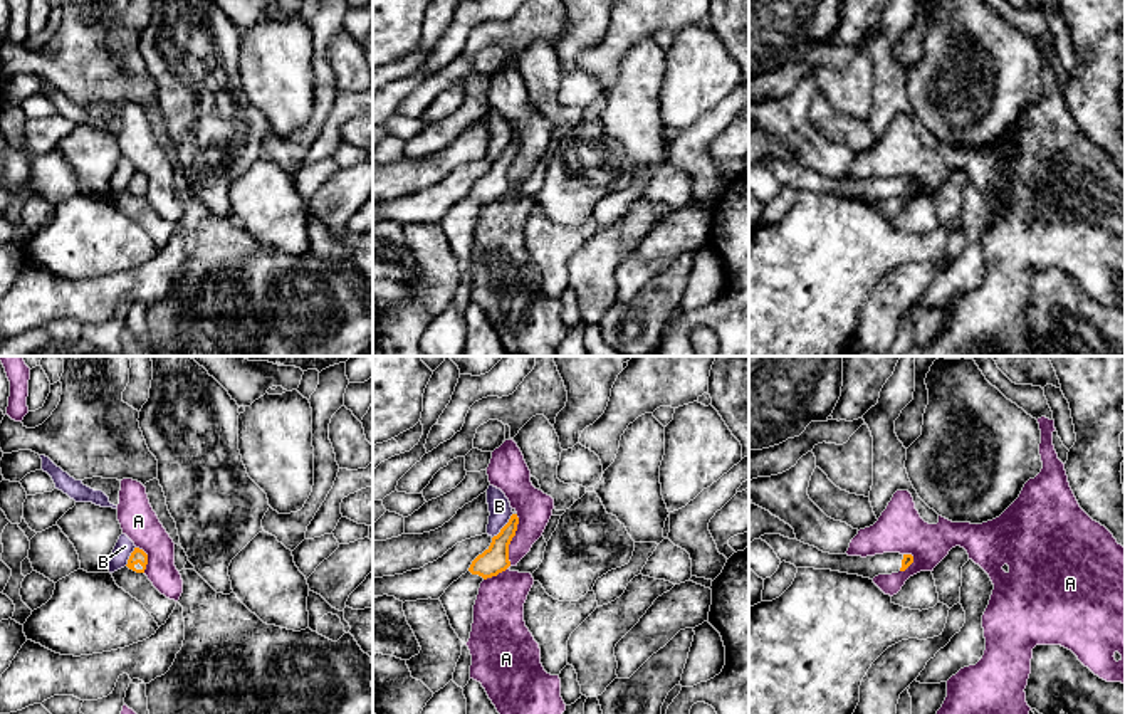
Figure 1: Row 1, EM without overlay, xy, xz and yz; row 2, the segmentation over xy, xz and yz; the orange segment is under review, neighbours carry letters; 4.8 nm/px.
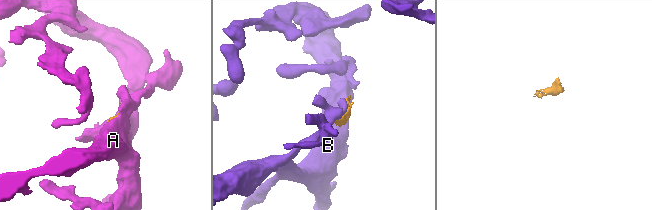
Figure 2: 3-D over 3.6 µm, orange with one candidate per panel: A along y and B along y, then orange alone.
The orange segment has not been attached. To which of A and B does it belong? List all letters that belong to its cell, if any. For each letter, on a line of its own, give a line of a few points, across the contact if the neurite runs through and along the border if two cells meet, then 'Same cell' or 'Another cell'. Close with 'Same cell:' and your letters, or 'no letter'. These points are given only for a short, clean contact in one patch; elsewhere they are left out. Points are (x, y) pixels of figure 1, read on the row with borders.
A: Another cell
B: Line: xz (512, 513), (509, 521), (492, 538). Another cell
Same cell: no letter

